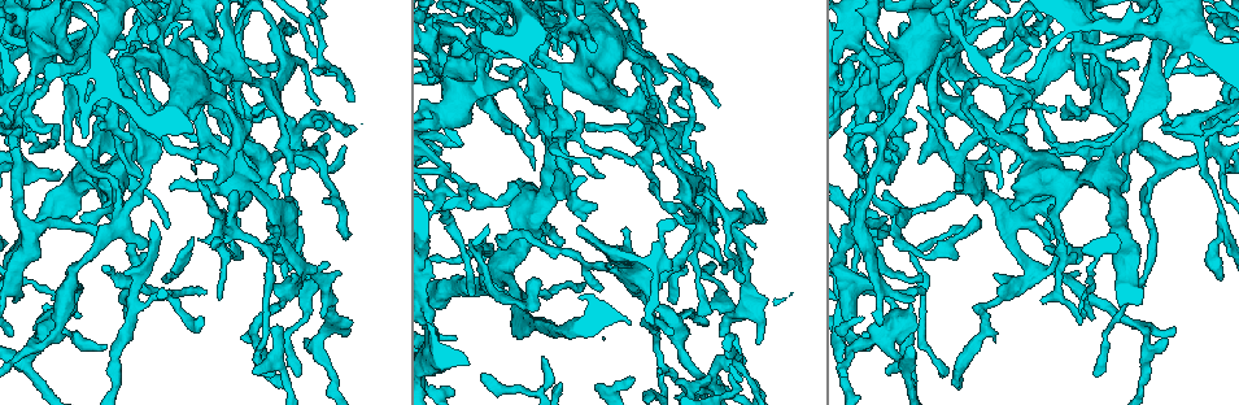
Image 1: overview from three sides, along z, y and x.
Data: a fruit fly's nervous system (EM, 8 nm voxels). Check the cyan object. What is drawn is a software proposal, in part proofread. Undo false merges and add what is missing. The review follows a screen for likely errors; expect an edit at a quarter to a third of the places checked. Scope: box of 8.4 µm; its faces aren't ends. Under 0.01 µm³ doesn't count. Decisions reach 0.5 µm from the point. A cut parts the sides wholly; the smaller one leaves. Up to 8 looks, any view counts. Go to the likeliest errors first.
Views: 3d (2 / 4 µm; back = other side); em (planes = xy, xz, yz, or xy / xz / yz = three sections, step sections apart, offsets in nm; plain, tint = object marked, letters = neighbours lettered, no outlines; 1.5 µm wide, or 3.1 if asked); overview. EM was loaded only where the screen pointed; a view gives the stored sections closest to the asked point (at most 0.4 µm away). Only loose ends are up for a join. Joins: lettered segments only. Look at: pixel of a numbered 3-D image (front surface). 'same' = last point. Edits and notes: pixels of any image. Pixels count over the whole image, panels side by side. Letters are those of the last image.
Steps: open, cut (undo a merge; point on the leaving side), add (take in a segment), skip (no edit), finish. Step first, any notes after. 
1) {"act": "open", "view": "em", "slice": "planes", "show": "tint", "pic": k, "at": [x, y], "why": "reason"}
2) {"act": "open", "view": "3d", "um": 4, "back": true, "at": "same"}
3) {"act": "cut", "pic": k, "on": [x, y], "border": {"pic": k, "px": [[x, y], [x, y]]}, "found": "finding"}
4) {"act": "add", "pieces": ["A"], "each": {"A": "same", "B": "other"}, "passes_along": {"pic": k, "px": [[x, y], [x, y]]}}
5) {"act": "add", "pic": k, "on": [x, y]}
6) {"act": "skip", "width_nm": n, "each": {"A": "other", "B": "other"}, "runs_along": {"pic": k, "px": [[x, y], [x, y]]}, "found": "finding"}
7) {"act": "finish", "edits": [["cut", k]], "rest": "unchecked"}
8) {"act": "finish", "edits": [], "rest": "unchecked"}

{"act": "open", "view": "em", "slice": "planes", "show": "tint", "pic": 1, "at": [951, 80], "why": "sudden change in width"}

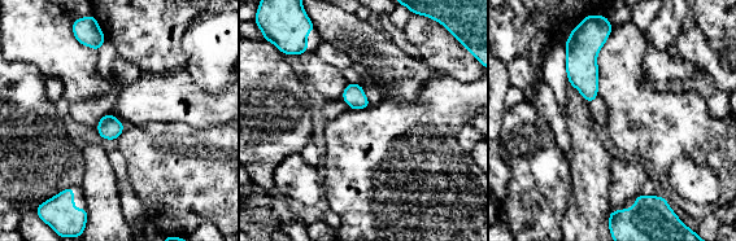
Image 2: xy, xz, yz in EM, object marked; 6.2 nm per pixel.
{"act": "open", "view": "em", "slice": "planes", "show": "letters", "at": "same", "why": "what lies round it"}

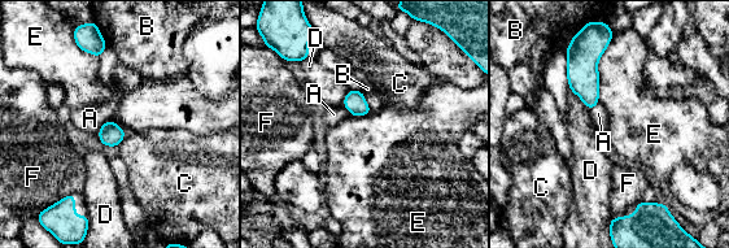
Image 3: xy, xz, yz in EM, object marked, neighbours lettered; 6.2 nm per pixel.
{"act": "skip", "each": {"A": "other", "B": "other", "C": "other", "D": "other", "E": "other", "F": "other"}, "border": {"pic": 3, "px": [[597, 62], [599, 103]]}, "found": "continuous, no second neuron"}

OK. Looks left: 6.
{"act": "open", "view": "em", "slice": "planes", "show": "letters", "pic": 1, "at": [855, 39]}

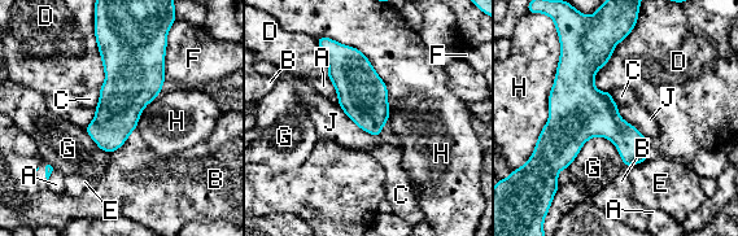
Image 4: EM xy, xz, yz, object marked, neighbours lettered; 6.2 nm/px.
{"act": "skip", "each": {"A": "other", "B": "other", "C": "other", "D": "other", "E": "other", "F": "other", "G": "other", "H": "other", "J": "other"}, "border": {"pic": 4, "px": [[336, 103], [361, 129], [379, 136]]}, "found": "continuous, no second neuron"}

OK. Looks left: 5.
{"act": "open", "view": "em", "slice": "xy", "step": 4, "show": "tint", "pic": 1, "at": [734, 334], "why": "an open end"}

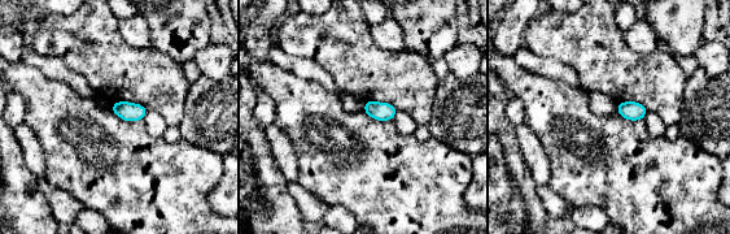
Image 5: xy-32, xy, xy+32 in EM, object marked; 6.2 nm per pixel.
{"act": "open", "view": "em", "slice": "planes", "show": "letters", "at": "same"}

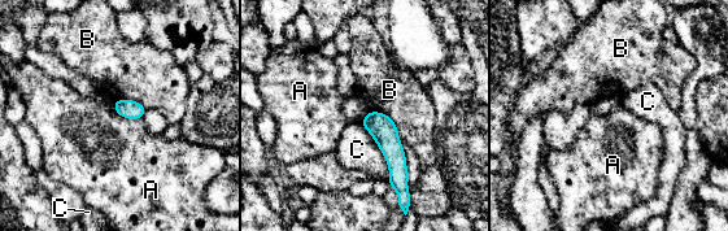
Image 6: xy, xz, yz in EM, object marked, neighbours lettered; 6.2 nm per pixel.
{"act": "skip", "each": {"A": "other", "B": "other", "C": "other"}, "found": "no lettered segment goes on from it"}

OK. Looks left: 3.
{"act": "finish", "edits": [], "rest": "unchecked"}

